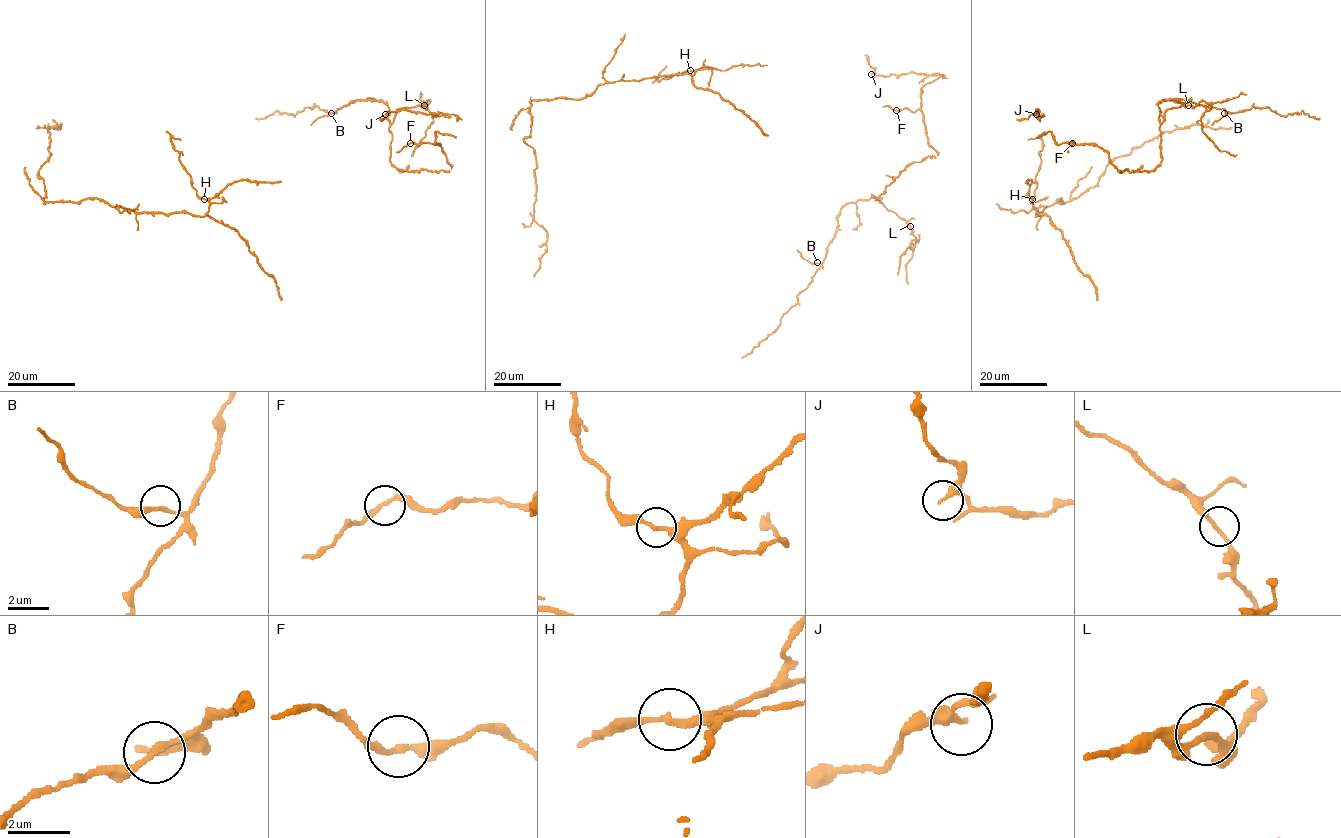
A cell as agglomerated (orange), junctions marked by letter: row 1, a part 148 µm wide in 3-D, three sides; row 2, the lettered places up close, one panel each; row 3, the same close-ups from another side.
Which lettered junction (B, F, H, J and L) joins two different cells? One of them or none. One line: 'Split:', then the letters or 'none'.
Split: H

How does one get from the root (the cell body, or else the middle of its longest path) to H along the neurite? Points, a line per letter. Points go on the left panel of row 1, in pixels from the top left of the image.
H: (280, 181), (234, 181), (213, 197), (204, 199)

